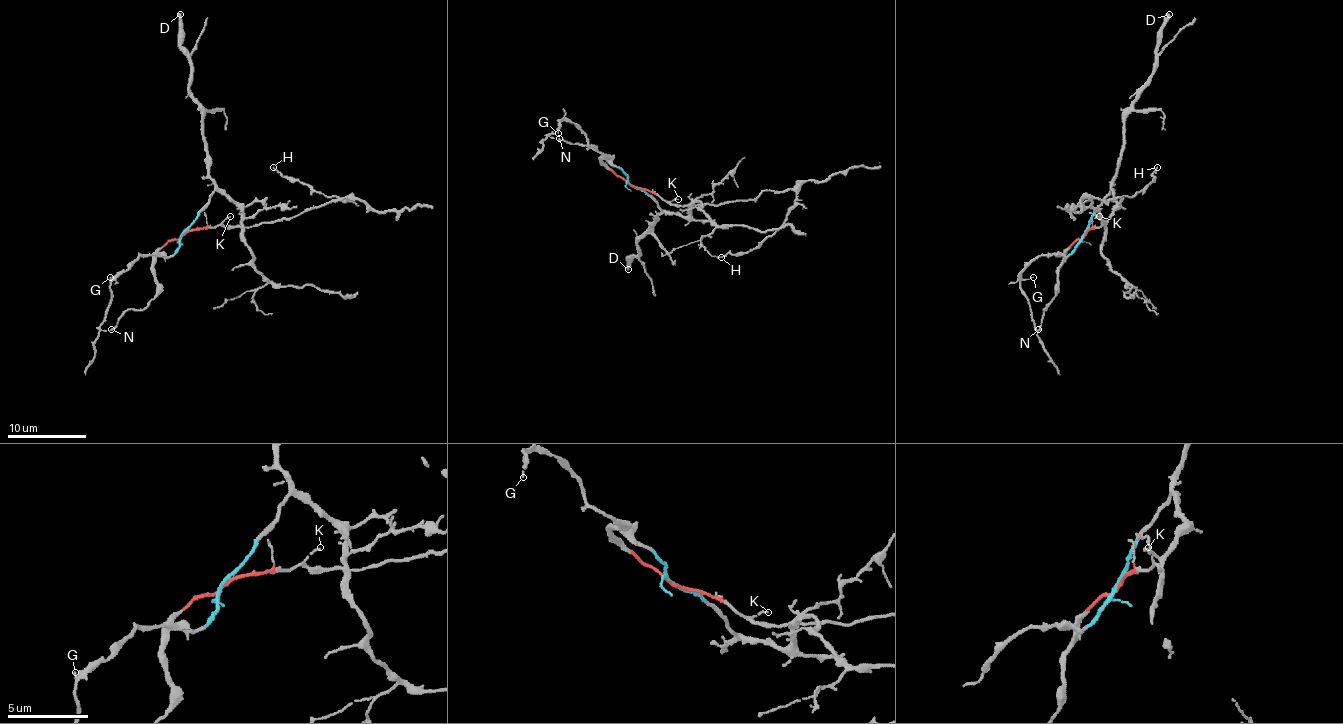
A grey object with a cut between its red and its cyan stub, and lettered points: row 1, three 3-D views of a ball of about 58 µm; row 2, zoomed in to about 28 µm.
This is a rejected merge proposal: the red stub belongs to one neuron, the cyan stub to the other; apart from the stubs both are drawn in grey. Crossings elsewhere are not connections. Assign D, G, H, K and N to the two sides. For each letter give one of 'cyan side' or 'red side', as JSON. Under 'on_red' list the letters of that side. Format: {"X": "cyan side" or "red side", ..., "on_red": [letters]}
{"D": "cyan side", "G": "cyan side", "H": "red side", "K": "red side", "N": "red side", "on_red": ["H", "K", "N"]}

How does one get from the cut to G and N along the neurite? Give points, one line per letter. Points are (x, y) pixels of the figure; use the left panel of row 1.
G: (183, 234), (173, 254), (142, 254), (126, 270), (110, 277)
N: (183, 234), (169, 240), (155, 256), (153, 268), (157, 295), (146, 307), (126, 311), (110, 329)

